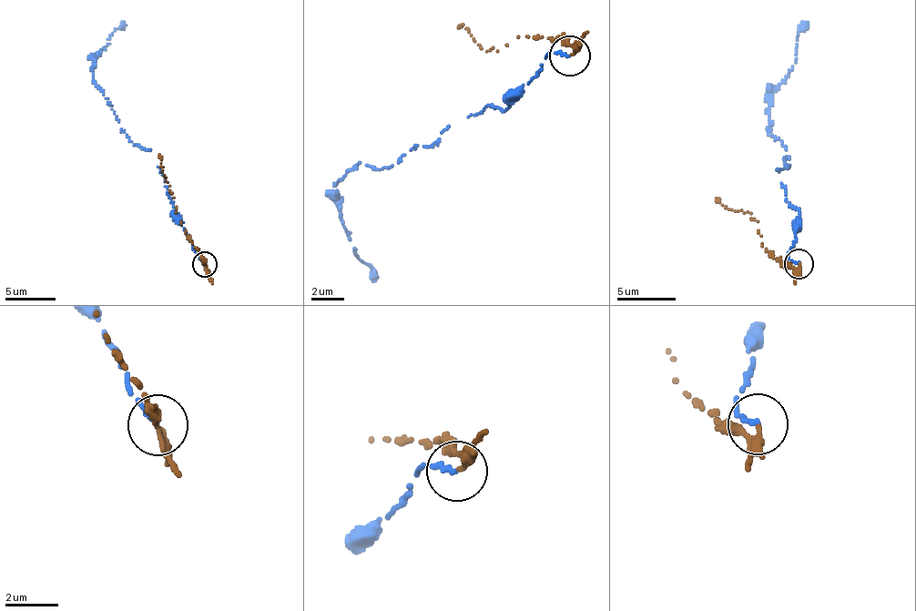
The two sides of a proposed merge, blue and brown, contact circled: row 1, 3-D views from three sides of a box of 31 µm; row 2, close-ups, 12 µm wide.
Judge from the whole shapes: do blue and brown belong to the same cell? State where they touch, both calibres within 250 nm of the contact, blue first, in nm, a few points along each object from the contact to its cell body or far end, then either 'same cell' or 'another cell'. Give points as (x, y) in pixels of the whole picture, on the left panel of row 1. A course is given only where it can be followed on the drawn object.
at (204, 264); 190 nm thick on the blue side, 190 nm on the other; blue runs (204, 265), (150, 151), (134, 144), (121, 129), (93, 79), (93, 56), (107, 45), (109, 35), (123, 24); brown runs (204, 265), (186, 231), (159, 154); another cell

